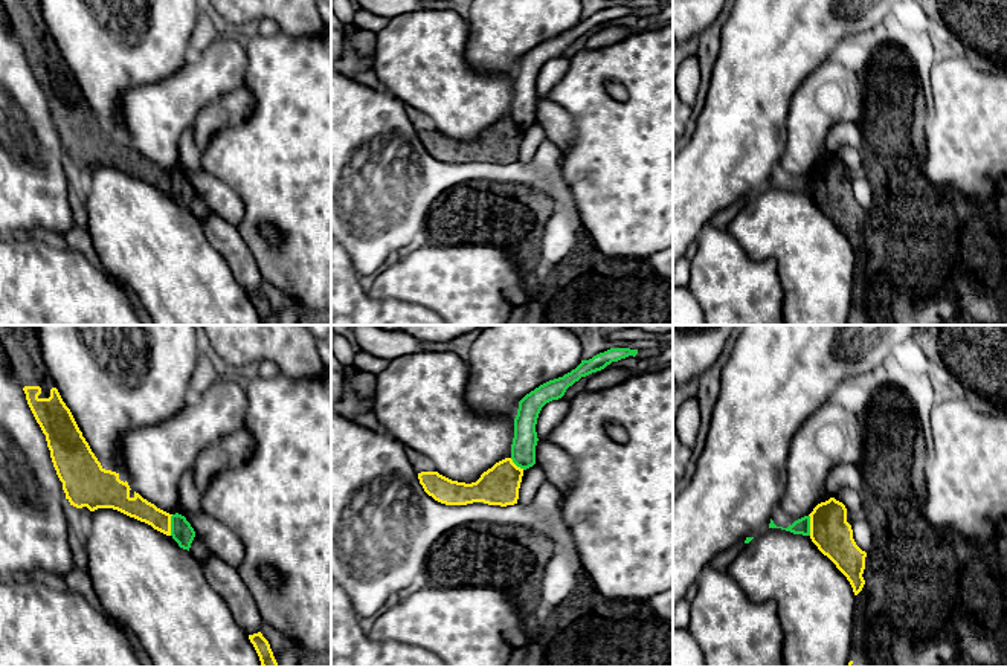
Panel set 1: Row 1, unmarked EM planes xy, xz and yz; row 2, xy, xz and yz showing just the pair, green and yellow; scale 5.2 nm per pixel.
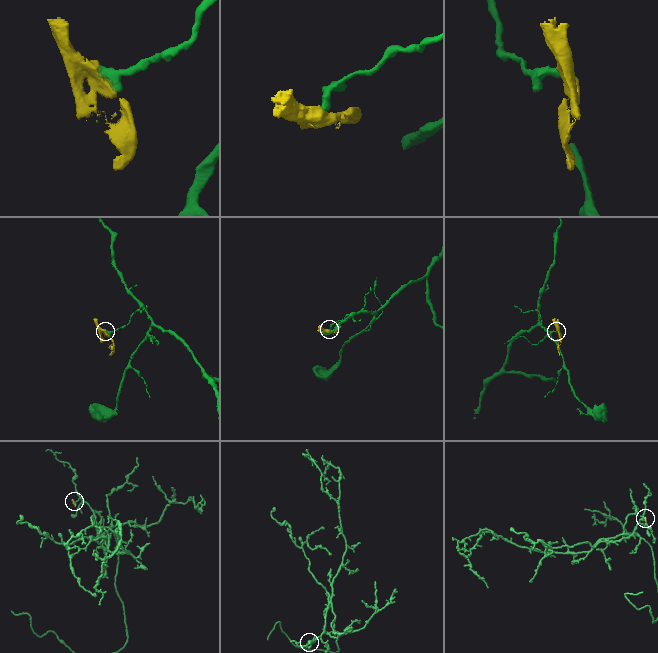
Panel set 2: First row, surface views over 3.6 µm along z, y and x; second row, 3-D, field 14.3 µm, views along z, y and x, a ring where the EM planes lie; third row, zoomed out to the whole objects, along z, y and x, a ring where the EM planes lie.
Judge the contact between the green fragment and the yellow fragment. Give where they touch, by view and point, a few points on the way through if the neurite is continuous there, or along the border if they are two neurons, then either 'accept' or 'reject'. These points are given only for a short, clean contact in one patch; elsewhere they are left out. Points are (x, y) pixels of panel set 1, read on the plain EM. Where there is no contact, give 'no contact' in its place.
xy (171, 183) | along xy (173, 173), (170, 193) | reject

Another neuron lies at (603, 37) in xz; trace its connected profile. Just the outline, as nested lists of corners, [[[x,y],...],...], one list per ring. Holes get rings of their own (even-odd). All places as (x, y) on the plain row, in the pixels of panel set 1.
[[[606,26],[598,29],[586,43],[586,50],[594,50],[598,47],[606,47],[609,44],[615,44],[624,38],[632,35],[632,32],[627,27],[621,26]]]

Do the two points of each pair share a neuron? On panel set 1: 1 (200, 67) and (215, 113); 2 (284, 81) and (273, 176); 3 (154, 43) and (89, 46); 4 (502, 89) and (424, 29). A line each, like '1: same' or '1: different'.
1: different
2: same
3: same
4: same

